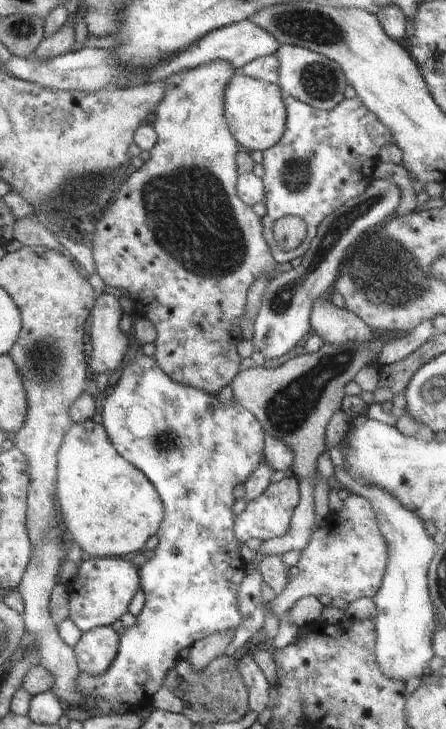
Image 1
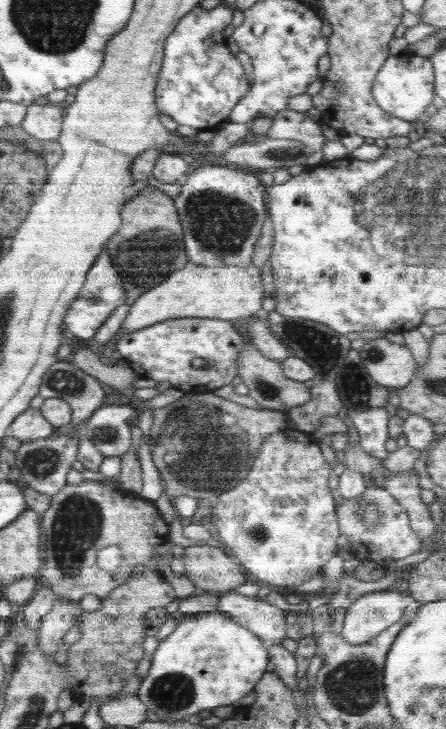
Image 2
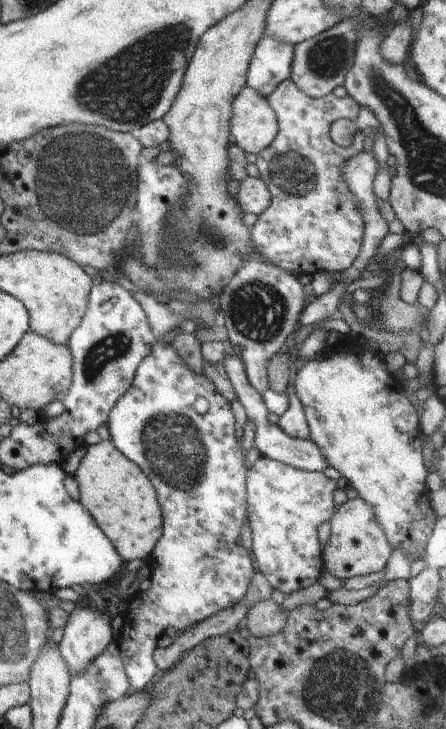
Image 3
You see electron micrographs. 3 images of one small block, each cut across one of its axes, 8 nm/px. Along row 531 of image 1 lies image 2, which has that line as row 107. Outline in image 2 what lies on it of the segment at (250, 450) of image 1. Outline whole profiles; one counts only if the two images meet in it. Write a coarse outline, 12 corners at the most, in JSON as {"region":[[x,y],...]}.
{"region":[[197,5],[174,27],[154,96],[180,125],[215,130],[248,92],[224,28]]}

